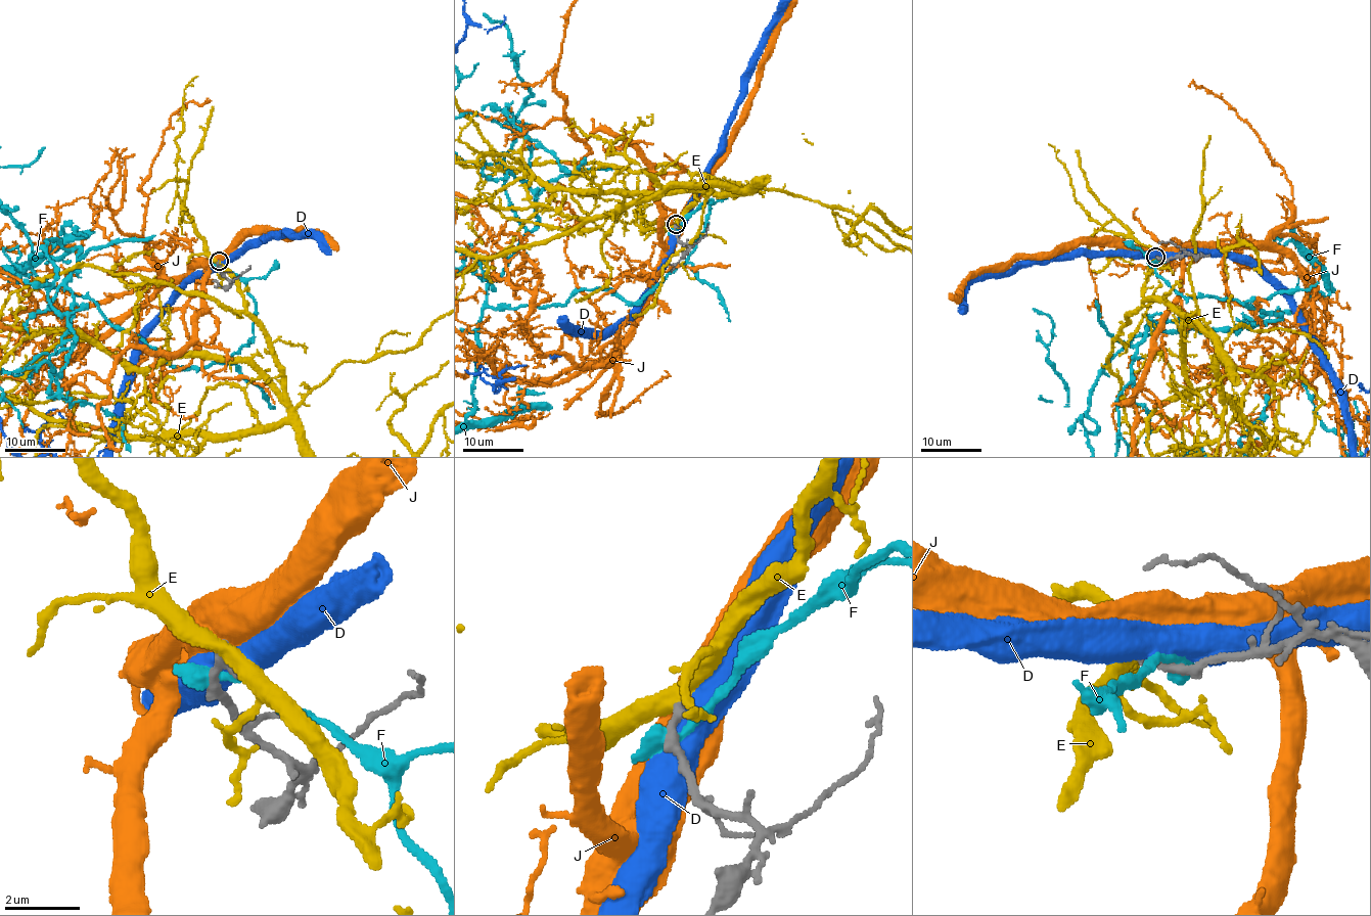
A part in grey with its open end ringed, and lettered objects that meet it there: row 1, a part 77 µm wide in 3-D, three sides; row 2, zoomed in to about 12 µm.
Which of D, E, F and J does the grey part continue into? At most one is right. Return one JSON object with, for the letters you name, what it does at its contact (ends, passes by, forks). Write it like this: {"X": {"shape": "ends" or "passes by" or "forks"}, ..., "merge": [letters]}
{"merge": []}

